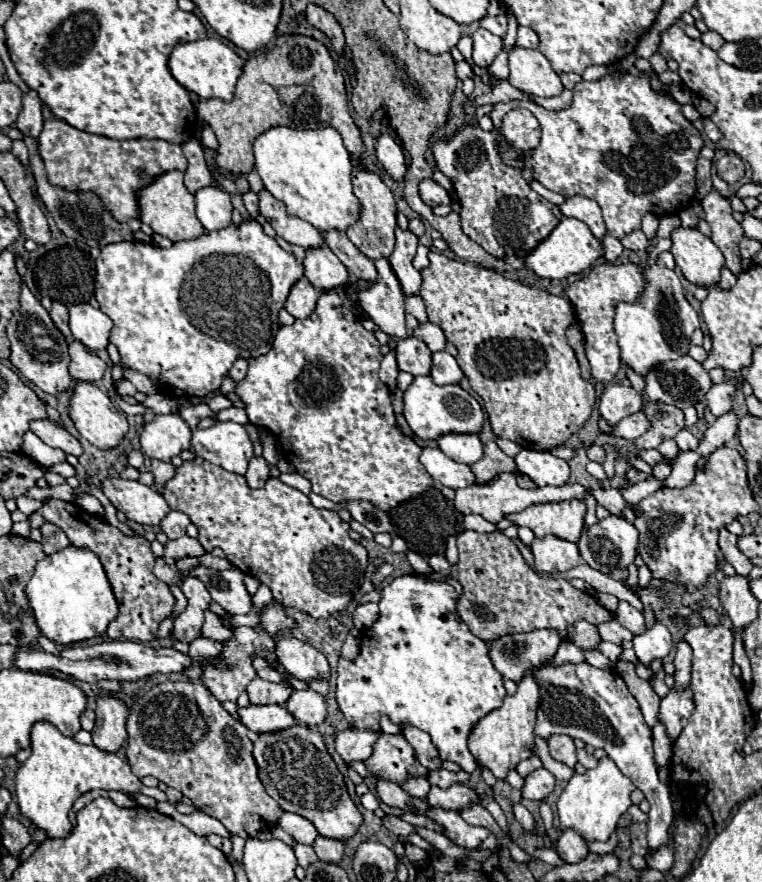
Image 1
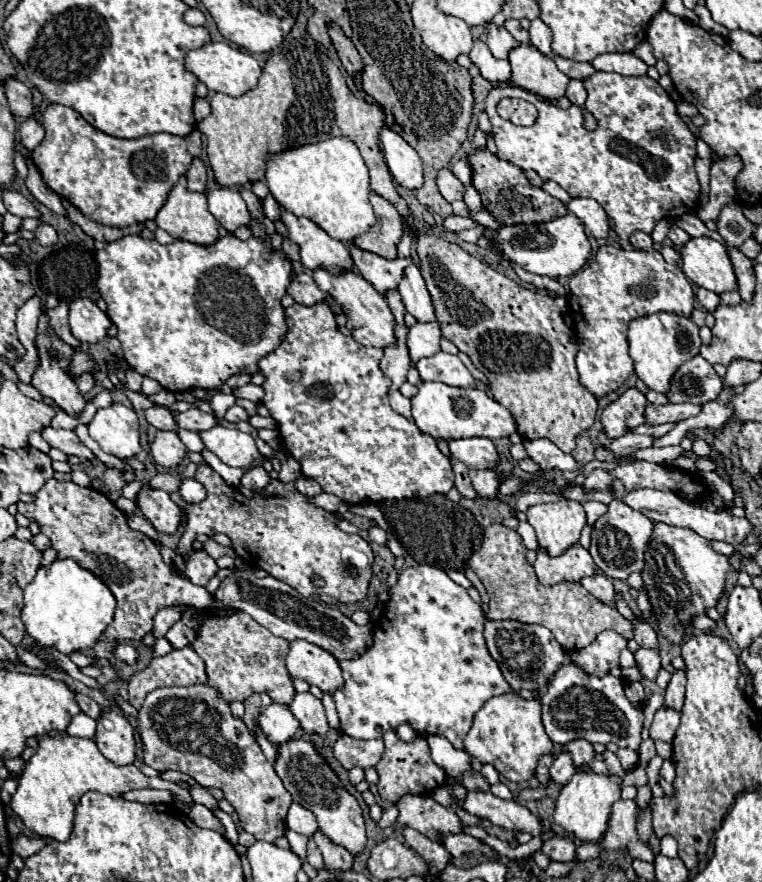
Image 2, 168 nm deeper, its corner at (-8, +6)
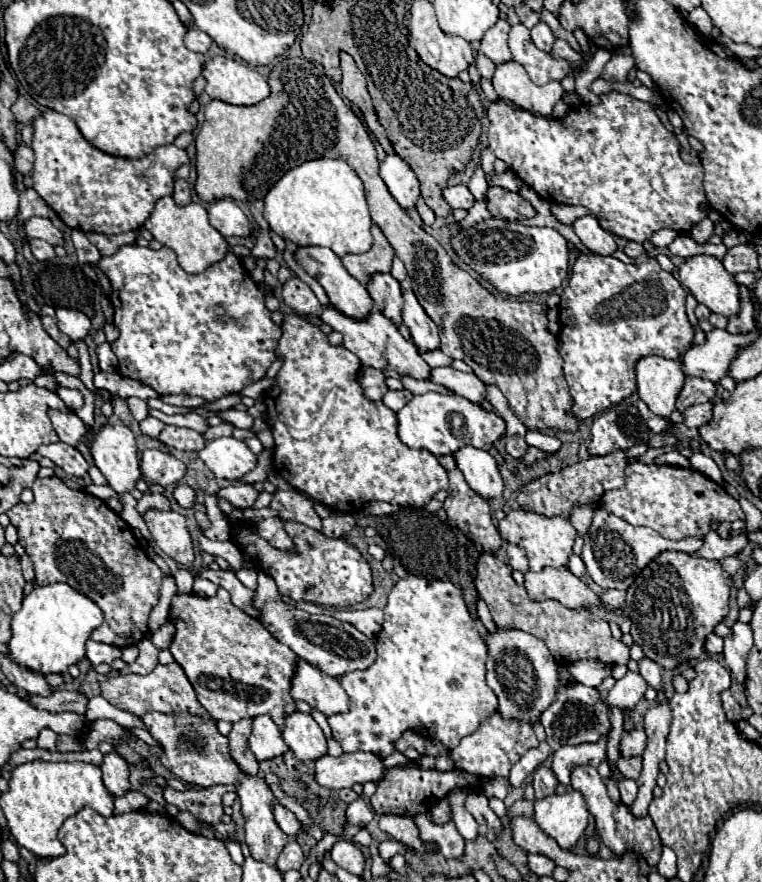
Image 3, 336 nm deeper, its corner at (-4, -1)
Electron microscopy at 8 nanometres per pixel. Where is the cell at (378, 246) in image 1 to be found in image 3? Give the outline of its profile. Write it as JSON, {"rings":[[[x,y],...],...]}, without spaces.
{"rings":[[[372,223],[372,237],[374,237],[374,245],[370,247],[368,253],[342,257],[346,271],[352,277],[356,277],[362,285],[366,285],[372,273],[388,273],[392,267],[392,259],[394,259],[394,249],[376,223]]]}

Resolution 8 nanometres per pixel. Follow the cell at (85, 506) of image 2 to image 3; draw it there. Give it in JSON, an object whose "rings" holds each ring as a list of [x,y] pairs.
{"rings":[[[58,477],[36,479],[32,493],[34,501],[30,505],[14,505],[12,509],[8,509],[8,517],[12,525],[18,527],[20,541],[26,545],[26,553],[34,561],[36,583],[48,585],[54,581],[64,581],[76,591],[90,597],[94,603],[98,603],[98,607],[104,611],[104,623],[92,633],[94,641],[120,649],[140,643],[148,635],[148,615],[160,597],[162,571],[150,561],[150,557],[138,543],[132,527],[102,499],[86,491],[70,489]]]}

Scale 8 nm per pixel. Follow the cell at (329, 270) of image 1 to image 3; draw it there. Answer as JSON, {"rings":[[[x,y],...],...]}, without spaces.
{"rings":[[[328,305],[320,317],[334,331],[344,335],[344,347],[348,351],[352,351],[364,367],[376,367],[382,371],[398,371],[398,373],[404,373],[404,375],[410,375],[416,379],[424,379],[430,375],[430,367],[420,357],[418,347],[414,343],[406,341],[400,335],[398,327],[388,317],[384,317],[378,309],[372,309],[364,319],[354,319],[354,317],[346,317],[344,313],[340,313],[334,305]]]}

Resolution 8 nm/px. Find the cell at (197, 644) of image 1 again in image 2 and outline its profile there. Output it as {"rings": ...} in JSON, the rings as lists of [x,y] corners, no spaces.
{"rings":[[[186,646],[184,650],[172,650],[162,658],[154,658],[148,668],[132,674],[128,678],[128,702],[140,708],[146,694],[156,688],[192,684],[206,684],[206,672],[200,656]]]}

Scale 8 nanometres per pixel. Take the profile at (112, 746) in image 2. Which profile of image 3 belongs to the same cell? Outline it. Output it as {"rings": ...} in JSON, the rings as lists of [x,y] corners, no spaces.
{"rings":[[[116,751],[106,753],[100,769],[102,769],[104,785],[108,787],[108,791],[112,795],[118,797],[118,795],[122,795],[122,793],[126,793],[130,789],[130,783],[128,783],[130,765],[128,765],[128,761],[120,753],[116,753]]]}

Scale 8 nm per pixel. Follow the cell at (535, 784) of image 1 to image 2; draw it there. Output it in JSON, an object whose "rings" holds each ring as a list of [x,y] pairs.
{"rings":[[[562,750],[560,756],[554,760],[554,764],[550,768],[550,776],[558,784],[566,784],[574,776],[574,762],[572,762],[572,754],[568,750]]]}

